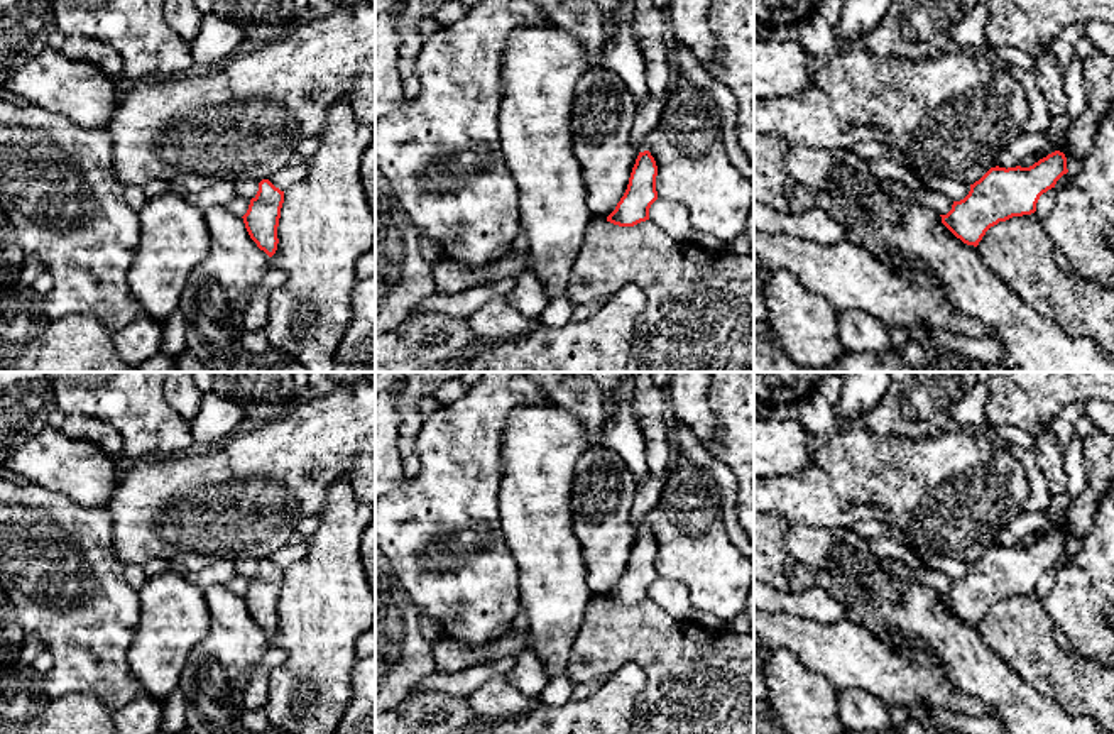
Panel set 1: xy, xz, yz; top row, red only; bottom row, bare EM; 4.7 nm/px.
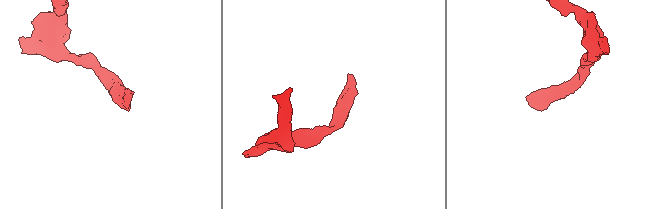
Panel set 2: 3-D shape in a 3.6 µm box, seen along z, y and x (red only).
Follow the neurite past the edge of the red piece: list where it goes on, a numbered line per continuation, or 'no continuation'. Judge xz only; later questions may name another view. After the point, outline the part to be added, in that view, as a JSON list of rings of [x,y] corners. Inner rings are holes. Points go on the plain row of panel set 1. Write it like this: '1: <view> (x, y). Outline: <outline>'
1: xz (648, 492). Outline: [[[647,475],[637,482],[634,502],[631,507],[631,521],[639,529],[647,529],[646,518],[659,502],[666,479]]]

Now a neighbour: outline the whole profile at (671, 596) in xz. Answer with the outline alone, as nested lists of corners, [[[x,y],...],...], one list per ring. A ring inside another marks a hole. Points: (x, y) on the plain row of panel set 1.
[[[658,577],[649,587],[649,599],[671,617],[683,621],[690,616],[691,602],[681,582]]]

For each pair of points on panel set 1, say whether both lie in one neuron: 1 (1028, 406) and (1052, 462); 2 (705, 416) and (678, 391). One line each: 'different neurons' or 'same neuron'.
1: different neurons
2: same neuron

